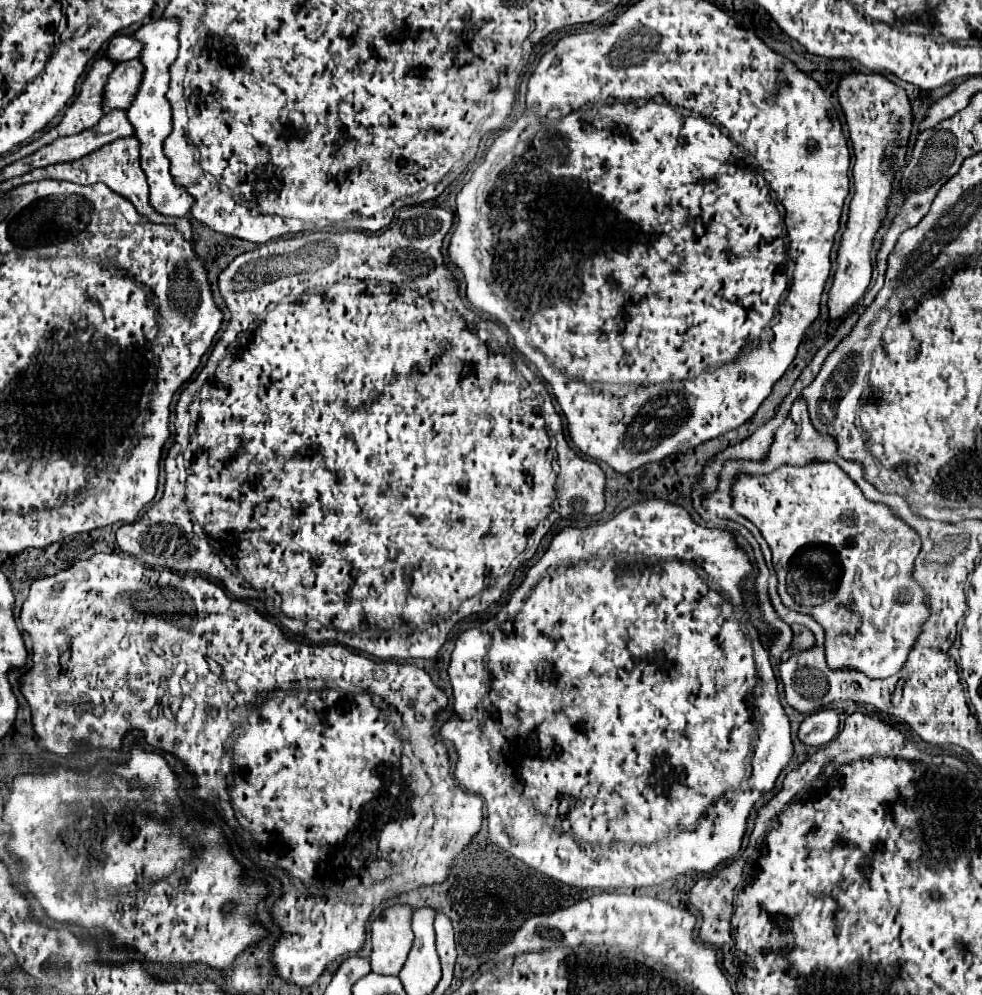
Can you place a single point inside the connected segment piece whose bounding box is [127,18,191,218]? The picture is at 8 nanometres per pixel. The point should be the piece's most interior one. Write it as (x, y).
(150, 114)

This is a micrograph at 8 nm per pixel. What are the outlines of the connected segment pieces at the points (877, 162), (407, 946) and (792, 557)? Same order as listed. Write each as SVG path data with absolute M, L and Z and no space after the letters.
M849 74L839 82L839 104L843 106L849 138L855 150L855 194L851 200L847 230L841 238L833 288L829 290L829 318L839 320L857 304L871 282L871 246L887 212L895 174L905 166L907 140L911 134L911 102L905 90L881 74Z
M391 906L371 926L371 972L397 976L413 946L411 908Z
M809 462L805 466L789 466L789 464L783 464L779 466L777 470L769 472L769 474L745 474L745 472L739 472L735 476L735 482L731 486L731 498L733 498L733 510L741 516L745 516L747 520L753 522L753 514L757 512L757 528L761 532L761 536L765 538L765 542L769 544L771 552L773 552L773 566L777 570L777 592L779 592L779 598L781 602L795 610L795 612L801 612L801 614L809 614L813 616L825 630L825 656L827 656L827 666L831 670L841 670L841 668L849 668L849 670L859 670L863 672L867 678L871 680L877 680L877 678L887 678L887 676L893 676L897 674L903 664L907 662L907 656L915 644L915 640L919 638L921 634L921 626L925 624L925 620L929 618L929 596L925 594L925 590L915 582L913 578L913 562L921 550L921 540L917 536L917 532L913 532L905 520L901 520L897 514L893 514L889 510L889 506L881 504L881 502L871 502L863 496L861 488L835 464L835 462Z

